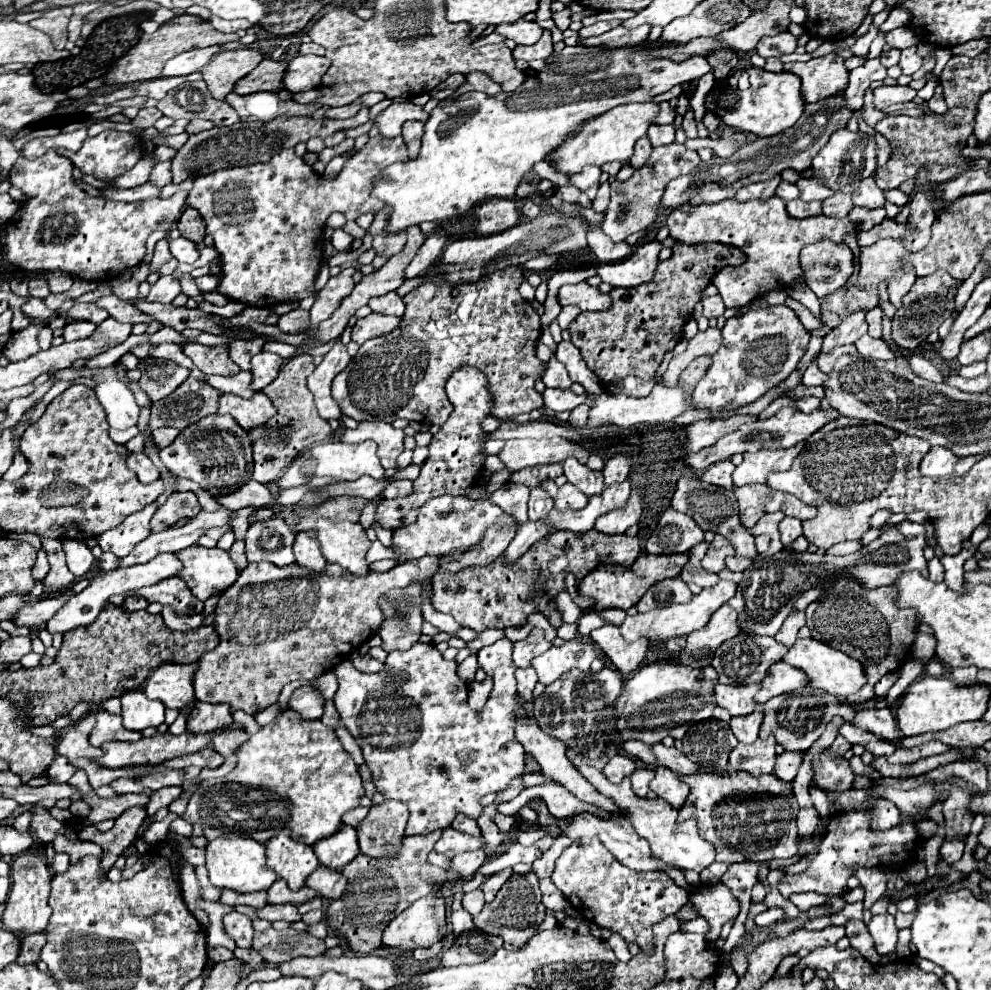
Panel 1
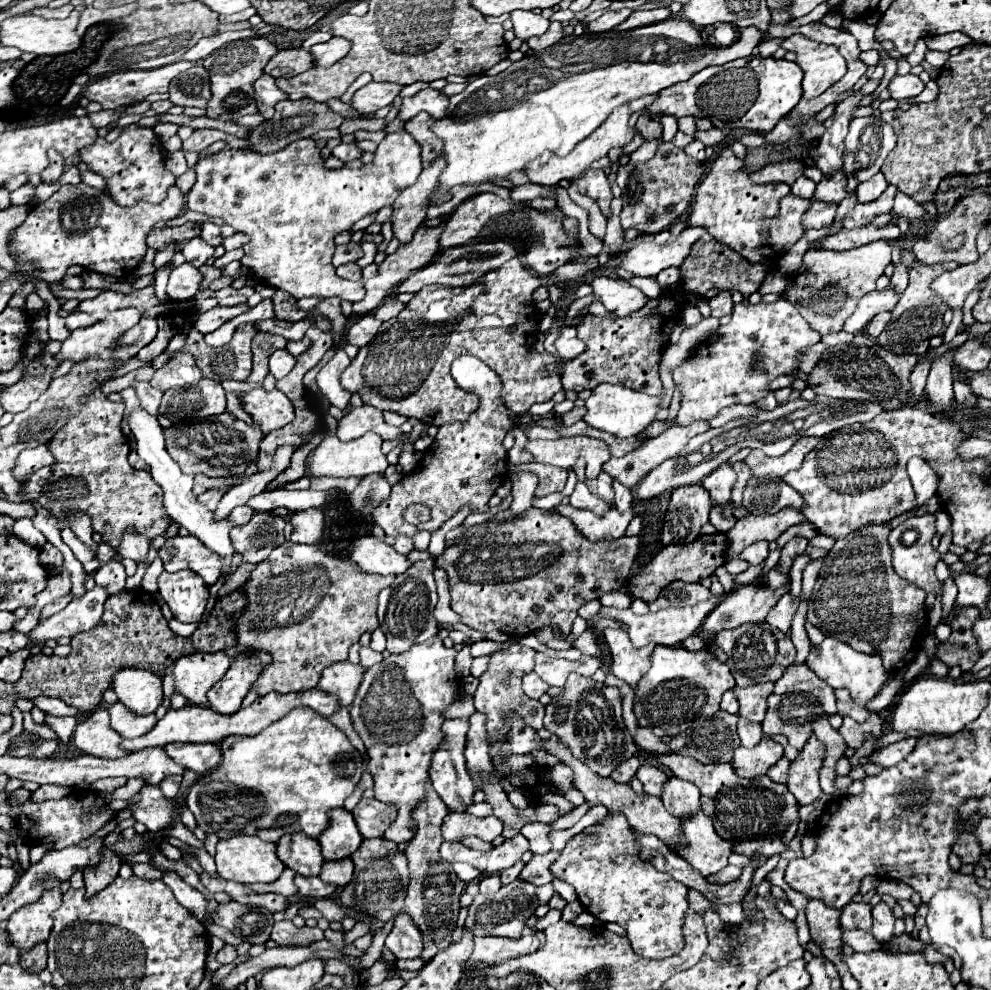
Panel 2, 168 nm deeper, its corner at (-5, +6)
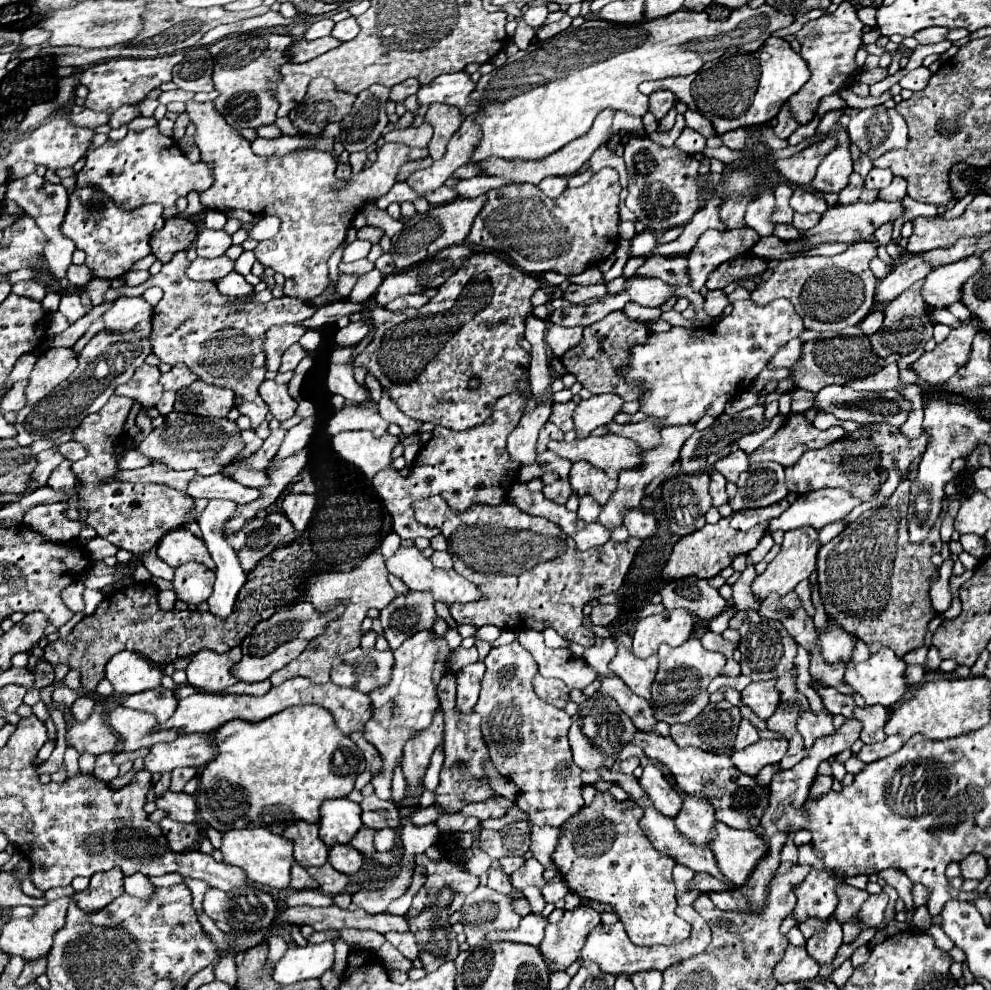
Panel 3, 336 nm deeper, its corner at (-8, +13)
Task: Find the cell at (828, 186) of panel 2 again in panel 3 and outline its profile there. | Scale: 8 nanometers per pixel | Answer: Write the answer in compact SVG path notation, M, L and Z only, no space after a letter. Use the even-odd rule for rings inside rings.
M852 173L850 175L850 183L846 189L840 191L840 205L846 205L846 203L872 203L878 199L878 191L872 191L872 189L866 189L864 187L864 179L858 175L858 173Z

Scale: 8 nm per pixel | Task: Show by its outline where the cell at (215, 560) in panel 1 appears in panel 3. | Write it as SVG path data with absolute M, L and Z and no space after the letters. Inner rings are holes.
M184 527L166 533L166 537L162 537L162 541L158 543L156 553L170 567L178 567L182 563L196 561L196 563L206 565L208 569L214 569L214 561L208 553L204 541L198 539L196 535L192 535Z

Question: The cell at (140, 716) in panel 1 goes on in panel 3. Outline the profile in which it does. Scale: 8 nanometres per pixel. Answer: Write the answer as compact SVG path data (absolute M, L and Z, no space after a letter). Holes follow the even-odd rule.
M120 651L106 665L106 679L116 693L140 693L156 689L162 679L160 667L140 653Z

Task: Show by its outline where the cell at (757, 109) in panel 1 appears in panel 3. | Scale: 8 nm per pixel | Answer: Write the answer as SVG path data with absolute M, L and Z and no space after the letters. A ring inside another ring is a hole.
M770 37L756 53L728 53L716 61L708 61L698 73L692 75L678 75L678 77L666 77L660 81L644 81L640 85L640 91L644 95L652 95L658 89L672 89L678 101L686 103L690 111L702 113L714 123L714 129L718 133L734 131L738 127L750 127L750 125L763 125L774 119L780 111L780 107L788 101L788 97L798 91L806 81L810 79L810 71L806 61L792 51L790 43L780 37Z

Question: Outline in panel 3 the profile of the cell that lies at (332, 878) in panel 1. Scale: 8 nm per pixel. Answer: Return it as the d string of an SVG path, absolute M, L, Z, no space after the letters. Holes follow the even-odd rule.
M334 845L334 847L330 847L328 861L332 863L332 867L336 871L346 873L346 875L354 875L364 865L362 853L358 853L352 845Z

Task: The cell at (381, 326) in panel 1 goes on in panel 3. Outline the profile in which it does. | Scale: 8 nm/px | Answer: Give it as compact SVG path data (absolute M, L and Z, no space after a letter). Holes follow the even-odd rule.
M358 321L358 323L350 323L348 327L340 329L334 337L336 347L356 347L368 333L368 323L366 321Z

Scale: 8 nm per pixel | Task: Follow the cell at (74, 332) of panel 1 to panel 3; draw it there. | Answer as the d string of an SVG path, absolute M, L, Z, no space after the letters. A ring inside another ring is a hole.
M64 293L58 311L70 321L74 323L76 319L80 319L84 315L84 307L80 303L80 297L76 297L76 293Z

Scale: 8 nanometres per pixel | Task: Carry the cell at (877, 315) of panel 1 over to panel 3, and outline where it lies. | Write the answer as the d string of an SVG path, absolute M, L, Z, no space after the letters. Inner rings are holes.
M872 311L872 313L860 323L862 333L864 333L864 335L876 333L876 331L882 327L882 321L884 321L884 313L882 313L882 311Z

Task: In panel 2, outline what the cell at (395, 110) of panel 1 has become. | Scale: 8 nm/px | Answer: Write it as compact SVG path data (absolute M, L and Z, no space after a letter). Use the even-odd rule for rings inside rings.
M425 88L411 98L403 98L403 104L401 104L397 118L407 122L419 112L427 112L433 118L443 118L447 114L447 96L443 96L439 90Z

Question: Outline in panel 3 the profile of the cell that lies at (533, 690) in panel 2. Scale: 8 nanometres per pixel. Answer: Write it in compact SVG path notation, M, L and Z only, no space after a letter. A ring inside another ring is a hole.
M536 675L534 677L534 689L536 689L536 695L540 699L544 699L546 703L550 703L558 709L562 709L570 699L570 689L558 679L546 679L542 675Z

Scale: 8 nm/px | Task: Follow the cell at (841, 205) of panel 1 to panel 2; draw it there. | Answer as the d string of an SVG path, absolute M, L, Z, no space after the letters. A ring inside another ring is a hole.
M813 202L811 208L803 216L803 228L825 228L831 226L835 214L837 214L837 204L821 204Z

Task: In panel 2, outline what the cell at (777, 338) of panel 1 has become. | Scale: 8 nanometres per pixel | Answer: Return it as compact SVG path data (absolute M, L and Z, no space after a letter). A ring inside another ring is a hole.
M779 298L771 304L735 304L731 322L719 326L703 346L699 344L695 352L673 370L673 380L683 396L677 424L711 420L725 406L763 400L769 394L771 380L795 372L799 356L819 340L821 334L799 316L799 310L789 300Z

